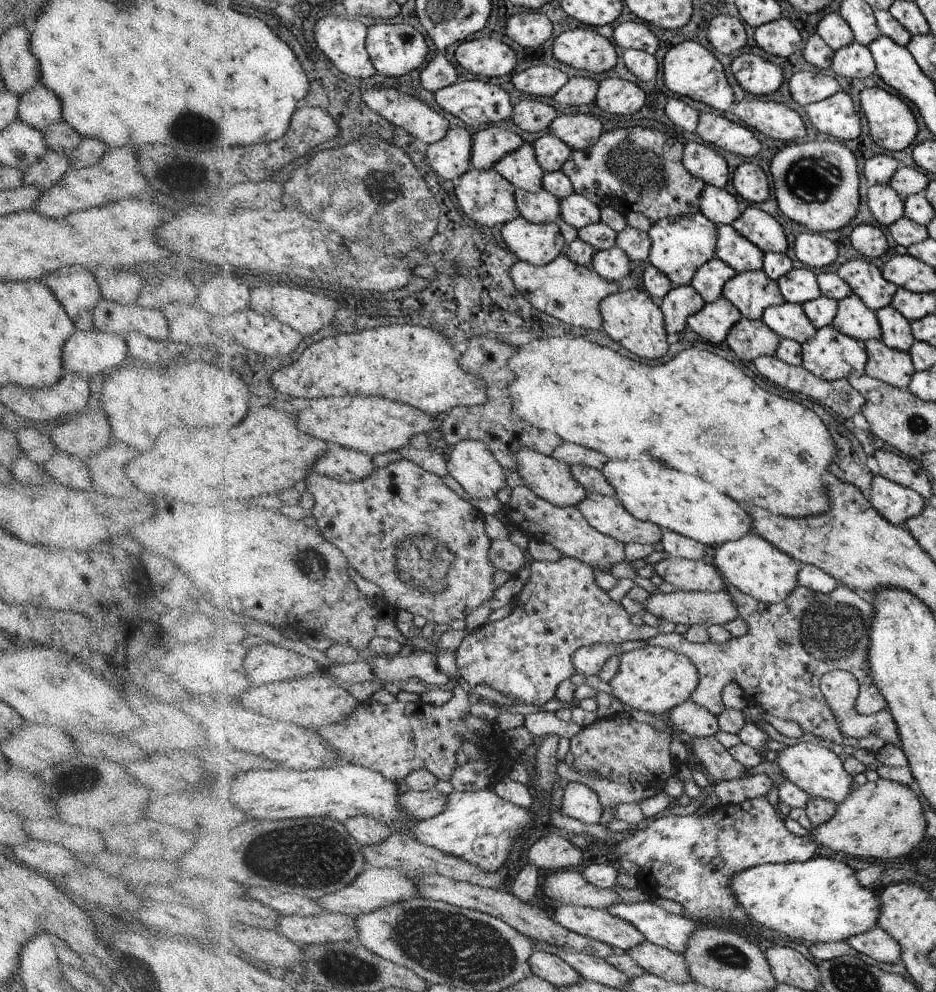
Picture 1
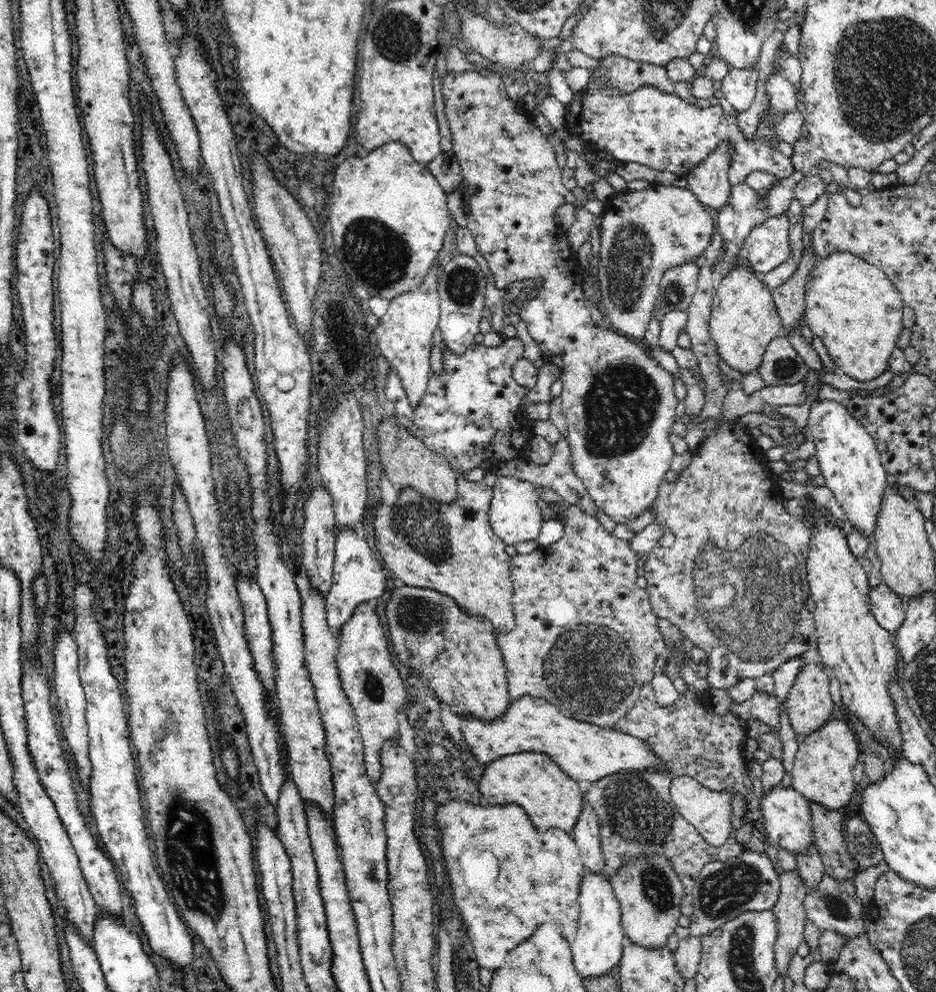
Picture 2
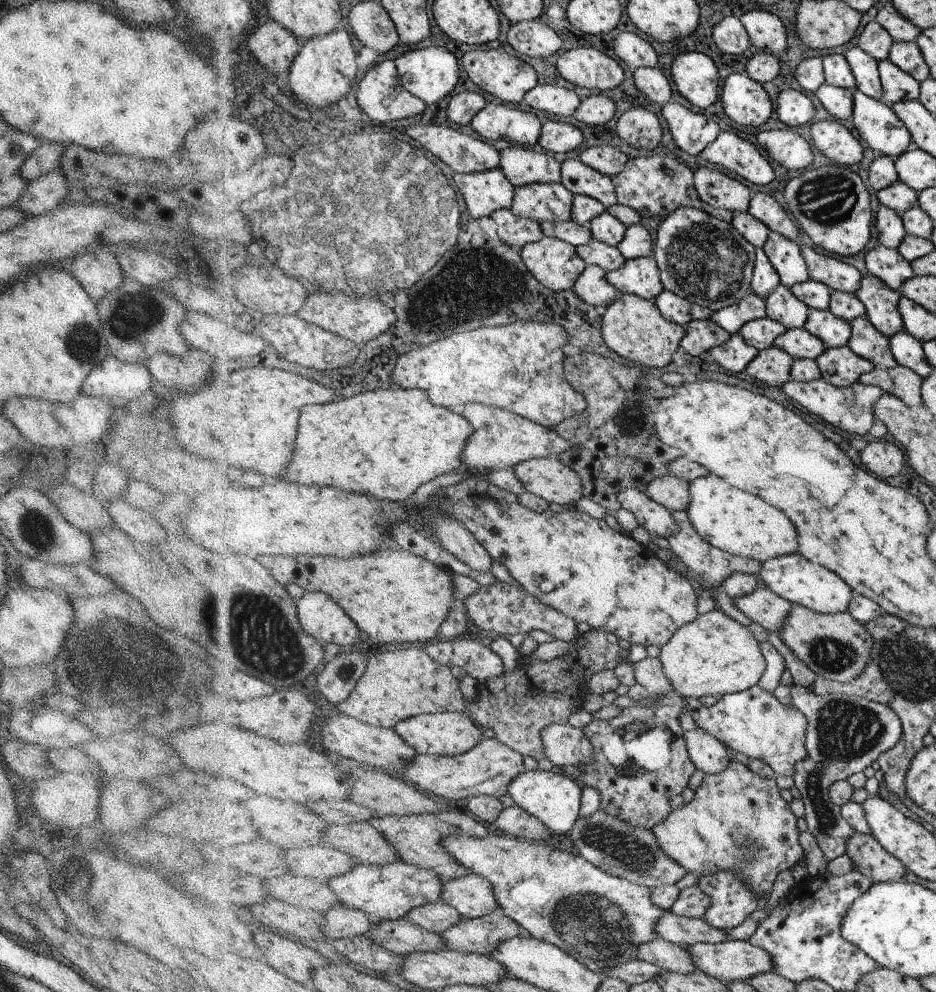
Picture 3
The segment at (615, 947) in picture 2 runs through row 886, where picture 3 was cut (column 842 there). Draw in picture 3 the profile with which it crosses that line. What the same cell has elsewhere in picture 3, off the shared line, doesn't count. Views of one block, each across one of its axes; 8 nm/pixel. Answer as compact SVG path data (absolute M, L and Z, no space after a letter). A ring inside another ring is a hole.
M798 552L768 559L762 565L758 577L772 592L784 597L788 602L812 609L814 612L828 614L844 612L848 604L851 604L854 592L850 590L847 582L831 569L809 561Z

